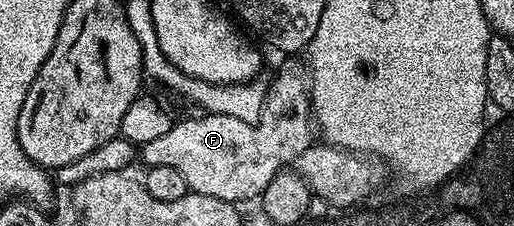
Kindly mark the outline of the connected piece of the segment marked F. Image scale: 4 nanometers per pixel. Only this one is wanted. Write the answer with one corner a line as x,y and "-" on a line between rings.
286,58
274,85
268,88
268,115
264,122
249,124
240,118
232,118
228,114
197,114
191,120
171,123
168,134
161,138
152,138
152,142
141,145
140,160
146,168
152,166
172,166
188,182
190,192
204,194
208,198
227,200
237,205
238,200
250,200
261,197
262,192
276,178
280,171
289,169
316,142
316,125
310,107
310,77
305,63
298,58

